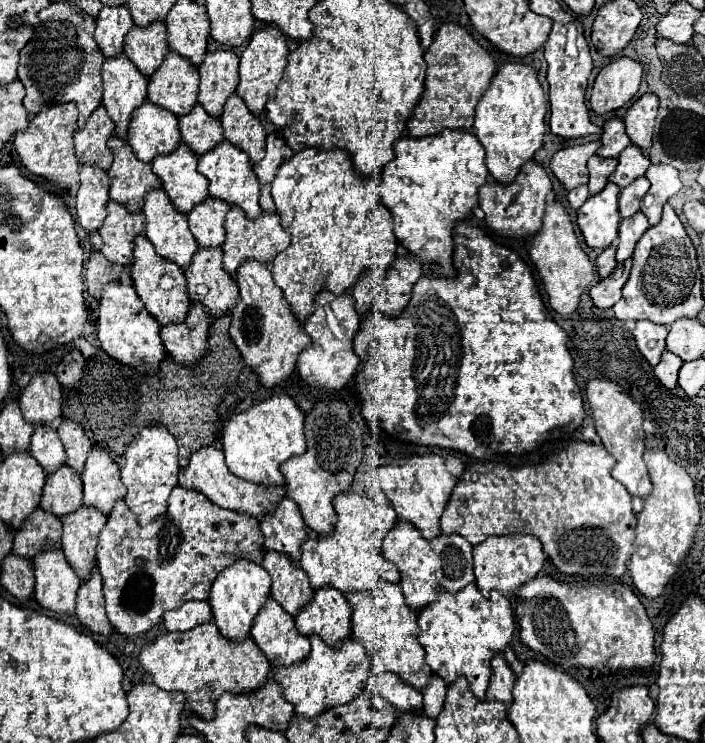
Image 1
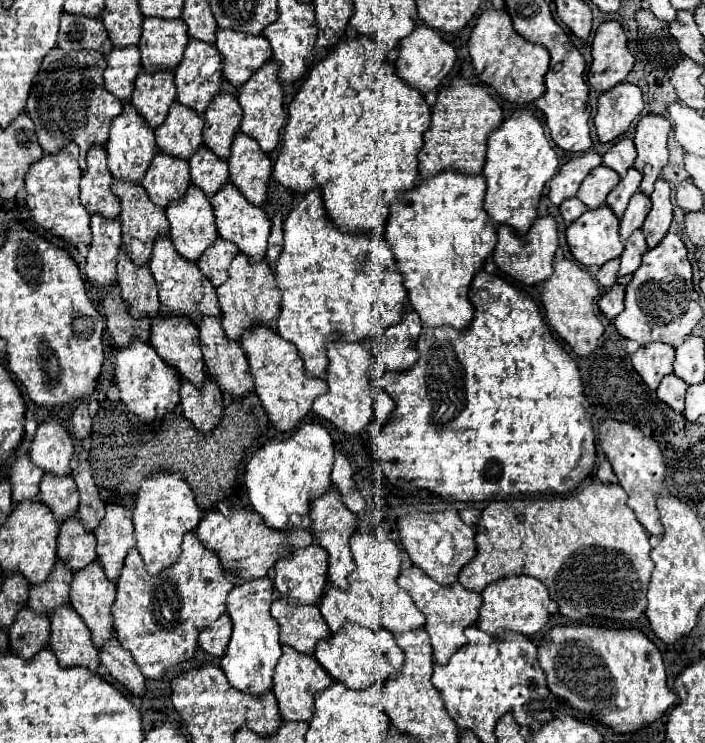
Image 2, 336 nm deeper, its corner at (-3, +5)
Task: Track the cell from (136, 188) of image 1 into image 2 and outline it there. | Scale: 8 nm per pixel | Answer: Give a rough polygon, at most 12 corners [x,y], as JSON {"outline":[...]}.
{"outline":[[115,179],[123,245],[135,265],[169,237],[165,209],[141,185]]}

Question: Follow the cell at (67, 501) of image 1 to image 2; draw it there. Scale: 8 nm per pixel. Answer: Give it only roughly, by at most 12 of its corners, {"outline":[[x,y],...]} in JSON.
{"outline":[[79,519],[61,523],[57,557],[73,571],[97,561],[95,535]]}

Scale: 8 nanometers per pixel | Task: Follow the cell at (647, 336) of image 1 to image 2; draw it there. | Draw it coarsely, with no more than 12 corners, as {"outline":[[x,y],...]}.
{"outline":[[651,343],[631,355],[649,389],[673,373],[675,349]]}

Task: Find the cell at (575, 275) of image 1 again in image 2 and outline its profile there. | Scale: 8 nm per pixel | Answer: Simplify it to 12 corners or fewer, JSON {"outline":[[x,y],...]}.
{"outline":[[571,259],[555,261],[541,301],[577,357],[601,345],[597,283]]}

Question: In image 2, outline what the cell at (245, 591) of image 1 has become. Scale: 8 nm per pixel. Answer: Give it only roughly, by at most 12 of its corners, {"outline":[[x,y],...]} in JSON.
{"outline":[[273,583],[233,587],[221,669],[251,695],[273,689],[281,657]]}

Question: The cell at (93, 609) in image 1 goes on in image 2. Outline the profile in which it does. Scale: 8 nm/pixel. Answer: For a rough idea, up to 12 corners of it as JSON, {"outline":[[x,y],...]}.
{"outline":[[113,637],[99,651],[101,665],[131,693],[143,697],[145,677]]}

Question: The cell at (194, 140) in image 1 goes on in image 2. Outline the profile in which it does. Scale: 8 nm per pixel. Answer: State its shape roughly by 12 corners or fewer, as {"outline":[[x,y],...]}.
{"outline":[[207,147],[191,159],[191,183],[211,197],[229,181],[227,161]]}

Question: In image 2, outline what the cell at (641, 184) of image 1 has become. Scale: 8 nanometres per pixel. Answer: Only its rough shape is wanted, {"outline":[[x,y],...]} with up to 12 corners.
{"outline":[[635,193],[621,219],[621,239],[641,229],[651,209],[649,197]]}

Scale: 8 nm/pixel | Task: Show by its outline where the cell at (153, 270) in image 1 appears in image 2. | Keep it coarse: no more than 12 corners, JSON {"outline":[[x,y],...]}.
{"outline":[[155,317],[151,347],[201,389],[207,373],[197,325]]}

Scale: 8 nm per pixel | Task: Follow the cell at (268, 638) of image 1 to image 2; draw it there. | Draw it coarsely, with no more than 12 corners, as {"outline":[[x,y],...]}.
{"outline":[[283,645],[273,693],[285,721],[313,717],[333,679],[315,657]]}

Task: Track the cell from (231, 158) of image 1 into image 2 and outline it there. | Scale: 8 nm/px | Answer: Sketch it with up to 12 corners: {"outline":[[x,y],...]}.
{"outline":[[227,183],[211,197],[219,237],[249,261],[267,253],[271,221]]}

